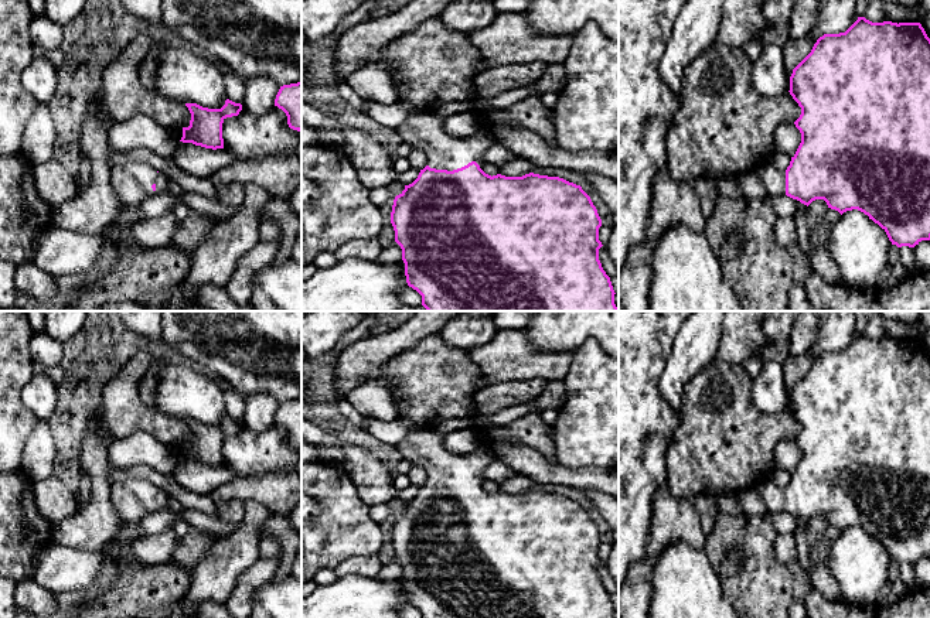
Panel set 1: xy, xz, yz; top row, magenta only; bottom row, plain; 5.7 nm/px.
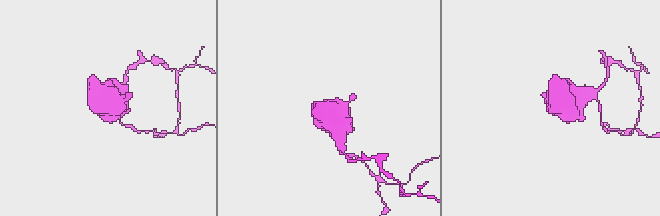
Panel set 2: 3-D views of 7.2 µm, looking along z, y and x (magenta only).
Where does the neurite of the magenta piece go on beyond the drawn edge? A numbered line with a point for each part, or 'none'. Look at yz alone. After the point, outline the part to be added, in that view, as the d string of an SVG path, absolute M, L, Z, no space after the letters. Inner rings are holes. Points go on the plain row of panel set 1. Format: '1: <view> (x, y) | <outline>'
1: yz (773, 495) | M766 479L760 484L760 495L769 513L786 512L786 486L779 486L771 479Z

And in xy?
1: xy (132, 499) | M127 479L110 484L110 505L125 523L140 520L144 515L166 511L168 494L149 481Z

